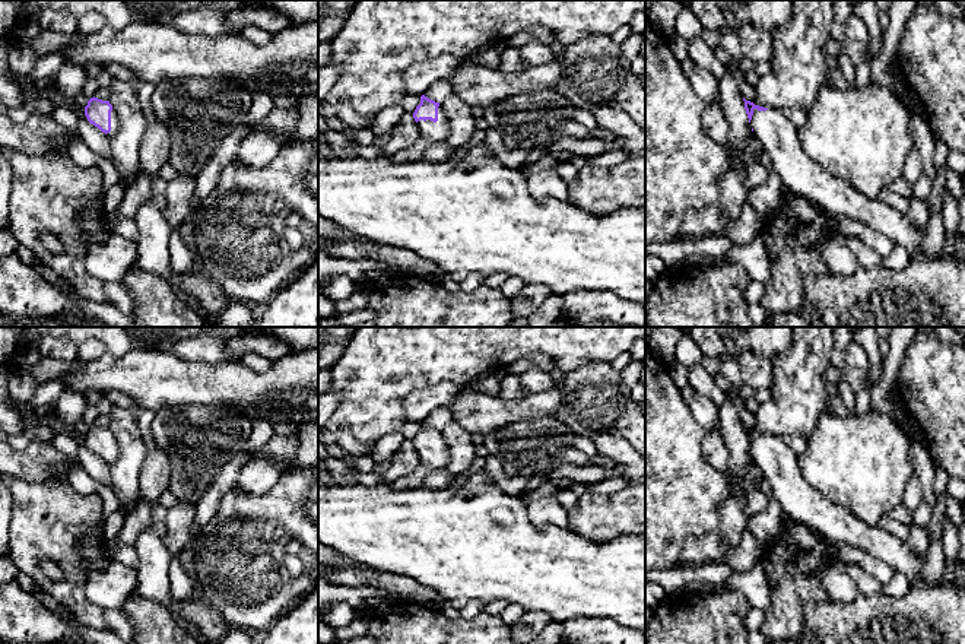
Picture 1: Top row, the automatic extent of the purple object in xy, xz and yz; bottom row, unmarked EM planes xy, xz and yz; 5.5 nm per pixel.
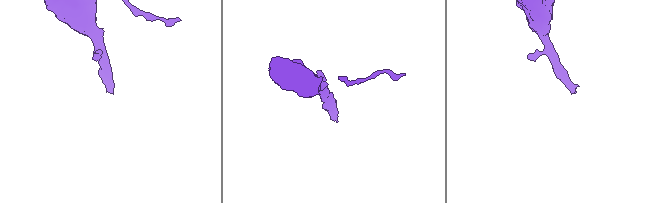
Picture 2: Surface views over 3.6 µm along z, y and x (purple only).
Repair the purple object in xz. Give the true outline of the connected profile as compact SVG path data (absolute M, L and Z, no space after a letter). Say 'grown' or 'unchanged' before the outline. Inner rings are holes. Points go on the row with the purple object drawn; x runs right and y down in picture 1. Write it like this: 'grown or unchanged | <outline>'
grown | M422 95L420 104L413 112L413 118L419 127L419 137L413 145L391 156L397 164L418 162L422 159L422 153L429 145L445 142L448 123L439 102Z

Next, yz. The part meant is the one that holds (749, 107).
grown | M745 98L743 101L753 133L761 140L764 149L768 152L772 168L778 172L783 184L787 185L791 191L807 197L828 213L841 215L877 229L879 232L889 237L895 244L904 245L912 260L927 261L934 257L950 257L959 258L965 263L965 238L961 234L945 235L942 250L937 256L924 254L920 250L923 229L915 229L910 223L907 215L893 210L882 199L867 199L861 196L851 185L845 184L839 178L835 178L822 169L816 162L813 162L803 149L796 126L785 117L783 111L772 111L755 105Z

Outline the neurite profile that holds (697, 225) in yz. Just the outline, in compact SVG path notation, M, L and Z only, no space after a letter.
M750 131L747 139L747 161L736 162L733 159L734 150L731 149L730 166L717 180L720 187L717 200L705 209L691 209L683 216L673 241L699 242L705 238L721 235L731 222L737 221L747 202L747 171L753 164L759 162L758 155L762 147L761 140Z

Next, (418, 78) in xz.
M437 57L410 64L404 72L407 95L422 96L437 82L451 82L466 63L467 60L455 57Z

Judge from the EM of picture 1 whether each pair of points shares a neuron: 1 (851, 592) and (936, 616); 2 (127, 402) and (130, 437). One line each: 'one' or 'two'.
1: two
2: two

